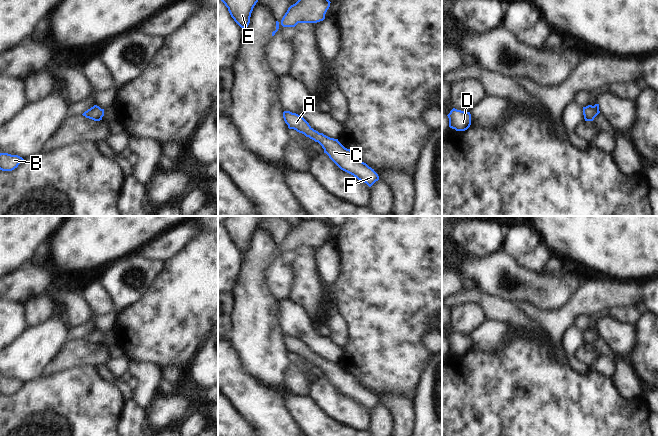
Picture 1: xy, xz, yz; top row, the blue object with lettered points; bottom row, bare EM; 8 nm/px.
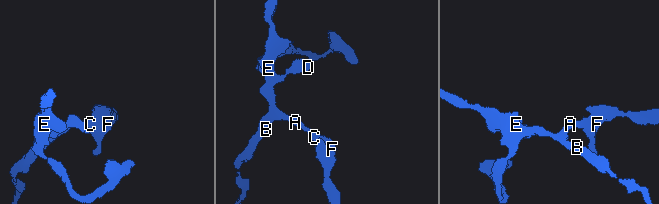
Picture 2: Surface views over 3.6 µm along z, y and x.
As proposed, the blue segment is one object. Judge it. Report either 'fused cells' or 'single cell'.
single cell

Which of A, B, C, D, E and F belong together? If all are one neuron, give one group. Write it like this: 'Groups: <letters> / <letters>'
Groups: A B C D E F

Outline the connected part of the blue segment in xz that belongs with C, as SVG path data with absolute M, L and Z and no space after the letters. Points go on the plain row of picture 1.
M290 335L283 336L283 342L289 353L294 353L306 361L318 366L329 382L343 395L371 411L379 404L378 398L362 386L350 373L345 372L338 363L330 362L314 354L300 339Z

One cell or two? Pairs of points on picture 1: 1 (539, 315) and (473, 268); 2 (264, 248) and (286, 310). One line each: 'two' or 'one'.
1: two
2: two

